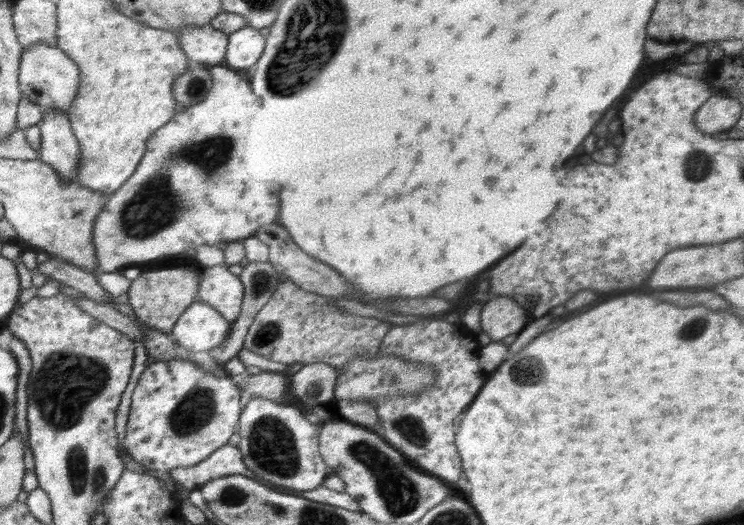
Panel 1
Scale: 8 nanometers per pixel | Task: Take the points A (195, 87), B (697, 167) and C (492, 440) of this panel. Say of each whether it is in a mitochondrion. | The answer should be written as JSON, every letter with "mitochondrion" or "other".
{"A":"mitochondrion","B":"mitochondrion","C":"other"}

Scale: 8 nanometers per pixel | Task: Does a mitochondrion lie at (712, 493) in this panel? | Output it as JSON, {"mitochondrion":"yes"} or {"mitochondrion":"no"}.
{"mitochondrion":"no"}

